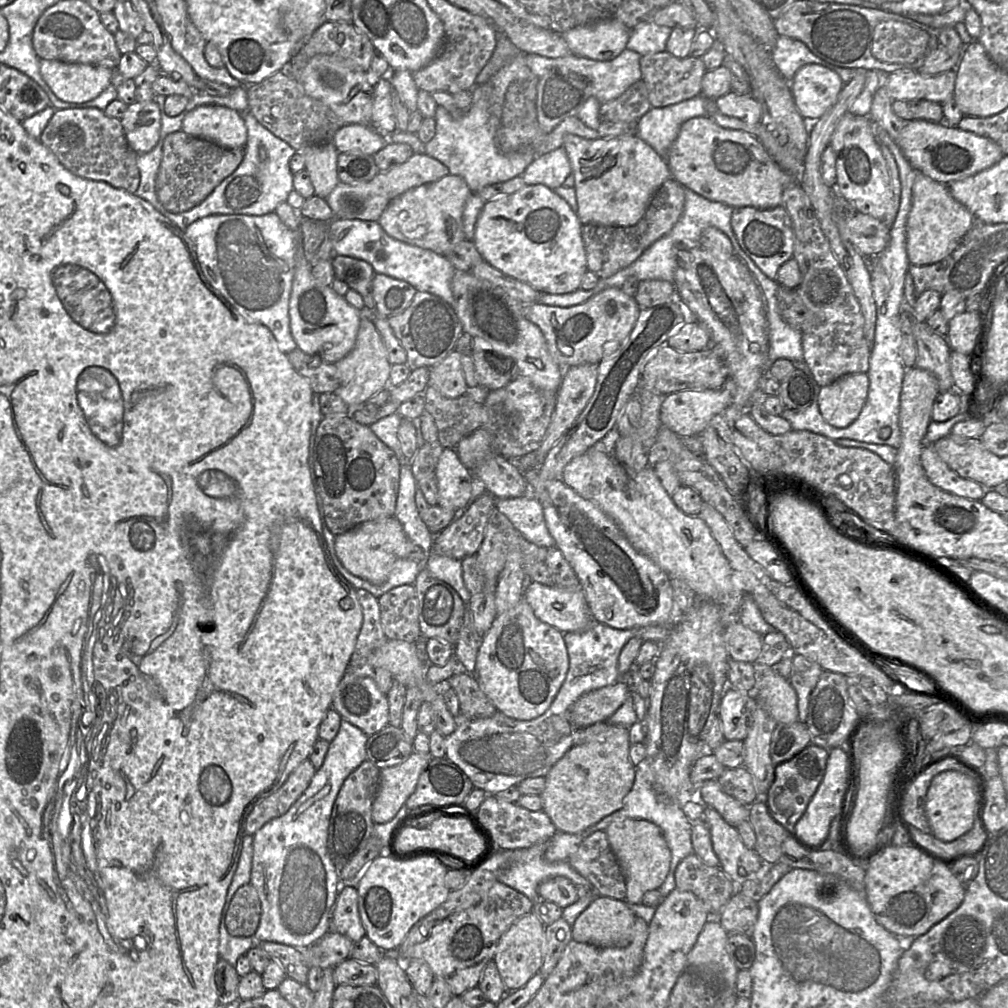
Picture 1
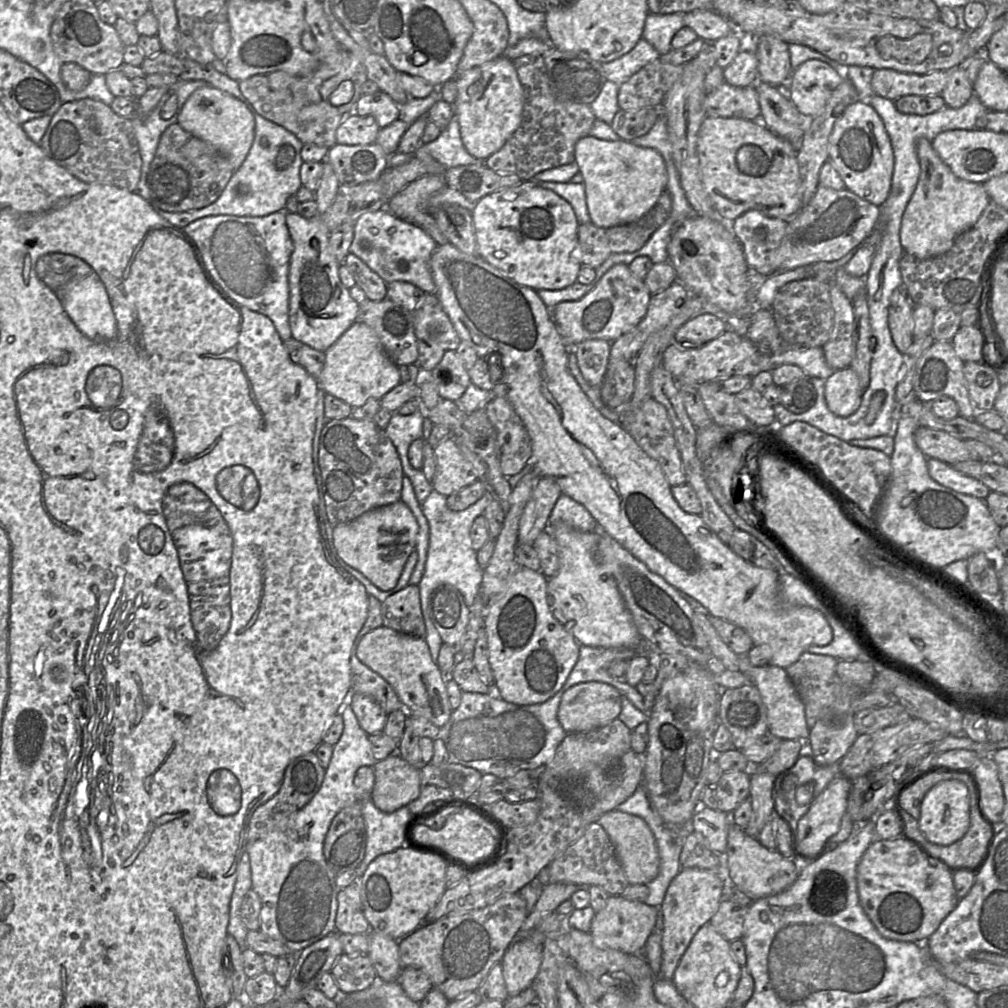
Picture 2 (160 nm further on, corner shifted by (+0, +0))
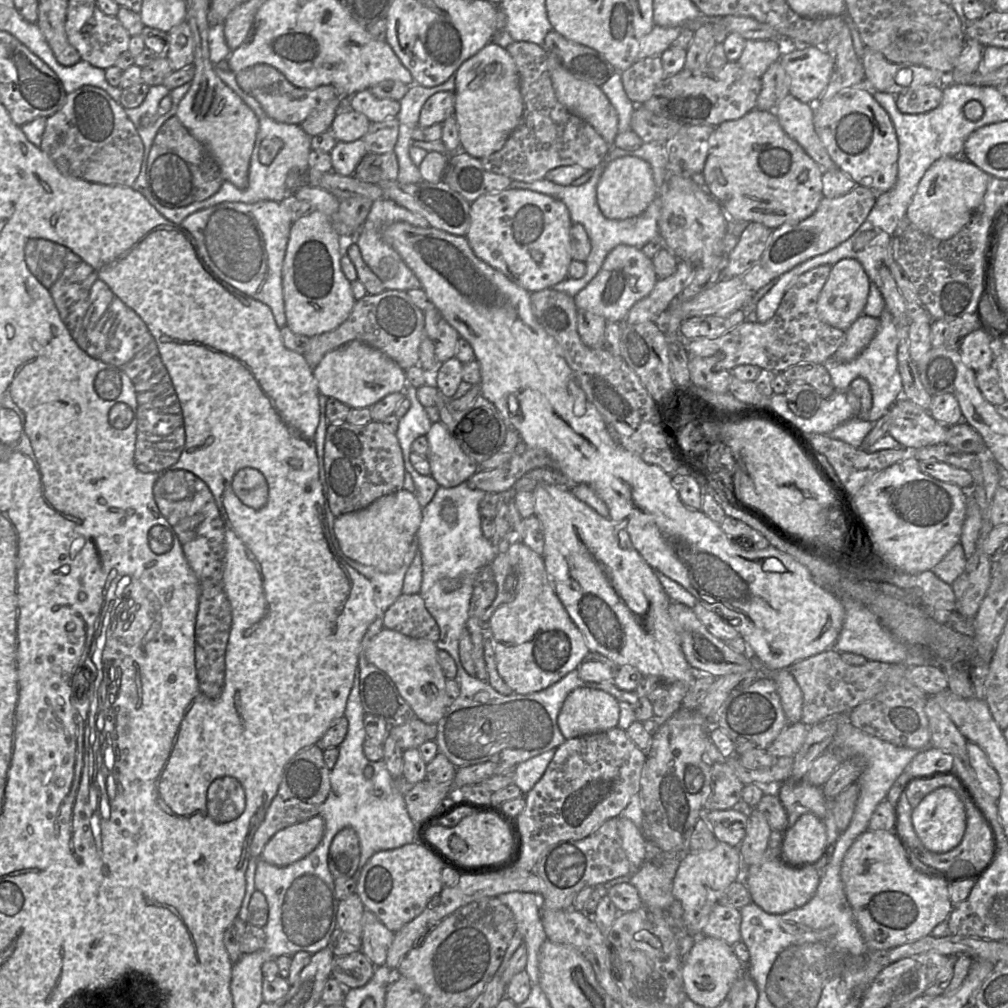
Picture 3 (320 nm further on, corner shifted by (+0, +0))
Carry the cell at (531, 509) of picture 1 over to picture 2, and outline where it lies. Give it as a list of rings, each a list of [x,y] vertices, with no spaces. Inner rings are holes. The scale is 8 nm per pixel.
[[[561,494],[558,498],[547,527],[558,522],[564,522],[580,532],[592,532],[599,528],[597,521],[589,511],[565,494]]]

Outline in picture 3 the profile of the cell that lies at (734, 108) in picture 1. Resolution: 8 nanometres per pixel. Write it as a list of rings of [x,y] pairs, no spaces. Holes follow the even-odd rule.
[[[727,62],[721,68],[709,66],[703,70],[682,71],[667,76],[642,106],[654,114],[674,120],[682,125],[709,125],[717,127],[723,122],[739,119],[756,109],[761,91],[761,78],[746,72],[738,62]]]

